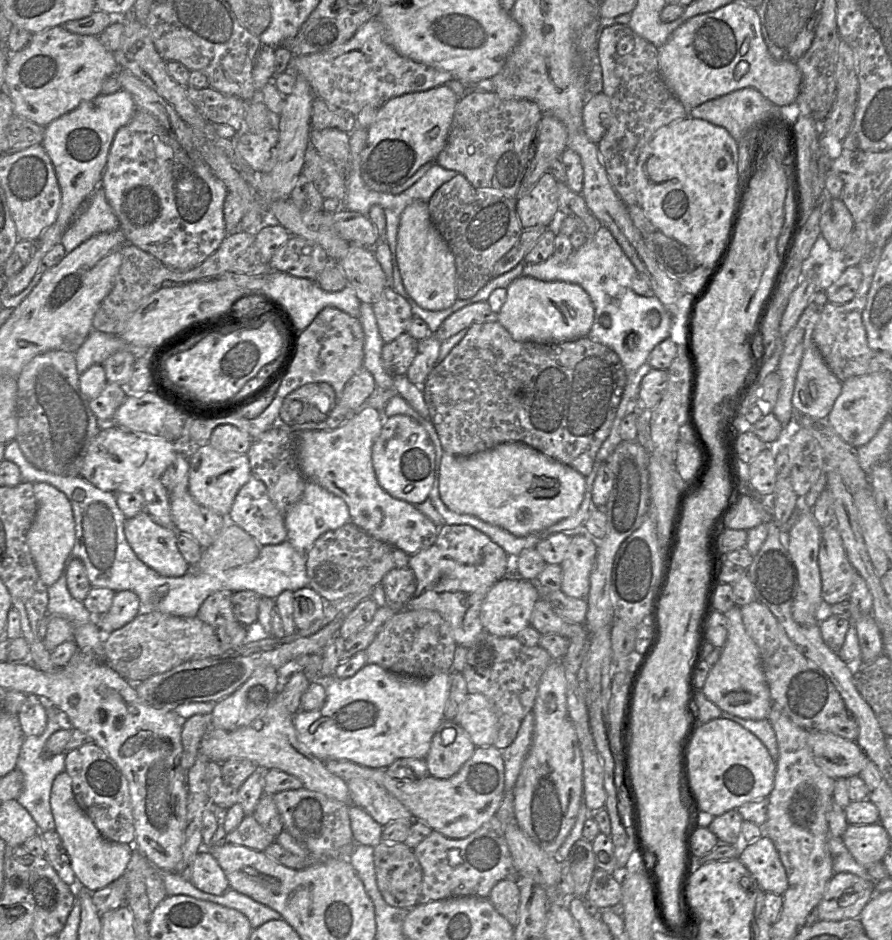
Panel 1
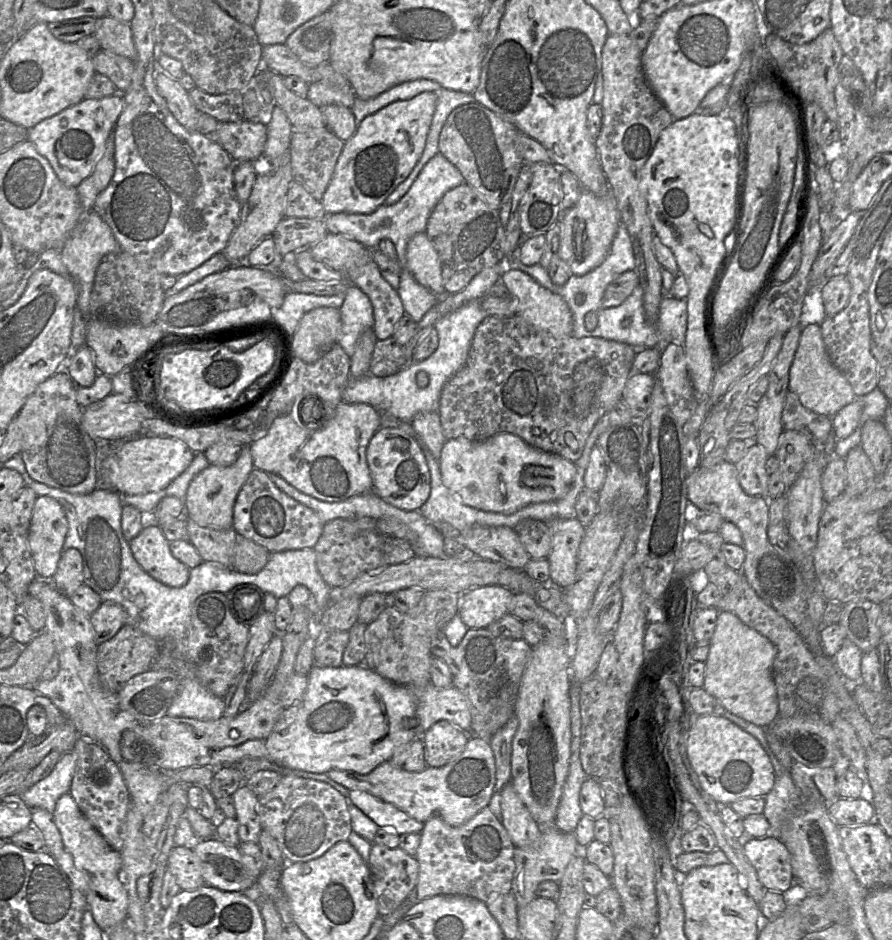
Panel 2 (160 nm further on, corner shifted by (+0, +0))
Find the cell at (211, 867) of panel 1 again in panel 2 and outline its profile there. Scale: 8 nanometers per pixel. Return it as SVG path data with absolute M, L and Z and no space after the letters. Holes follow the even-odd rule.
M175 845L168 857L167 869L182 890L195 890L205 885L201 861L191 848Z

